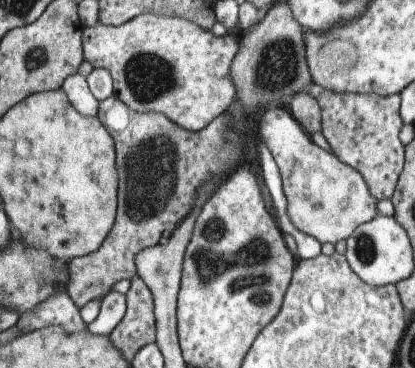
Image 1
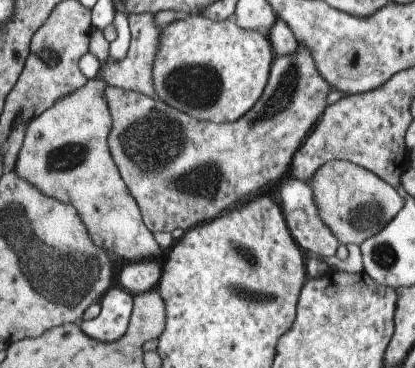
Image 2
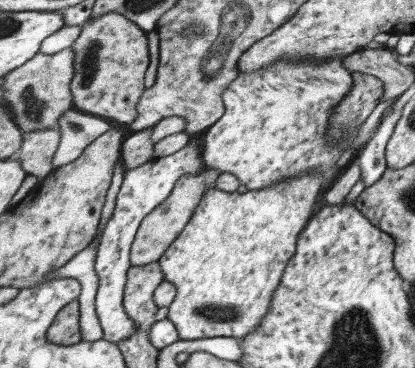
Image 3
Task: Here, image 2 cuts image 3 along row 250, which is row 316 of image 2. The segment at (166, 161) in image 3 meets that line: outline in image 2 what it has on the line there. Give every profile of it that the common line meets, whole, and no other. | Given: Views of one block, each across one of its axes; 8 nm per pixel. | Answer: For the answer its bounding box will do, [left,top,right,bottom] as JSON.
[79,286,133,344]

